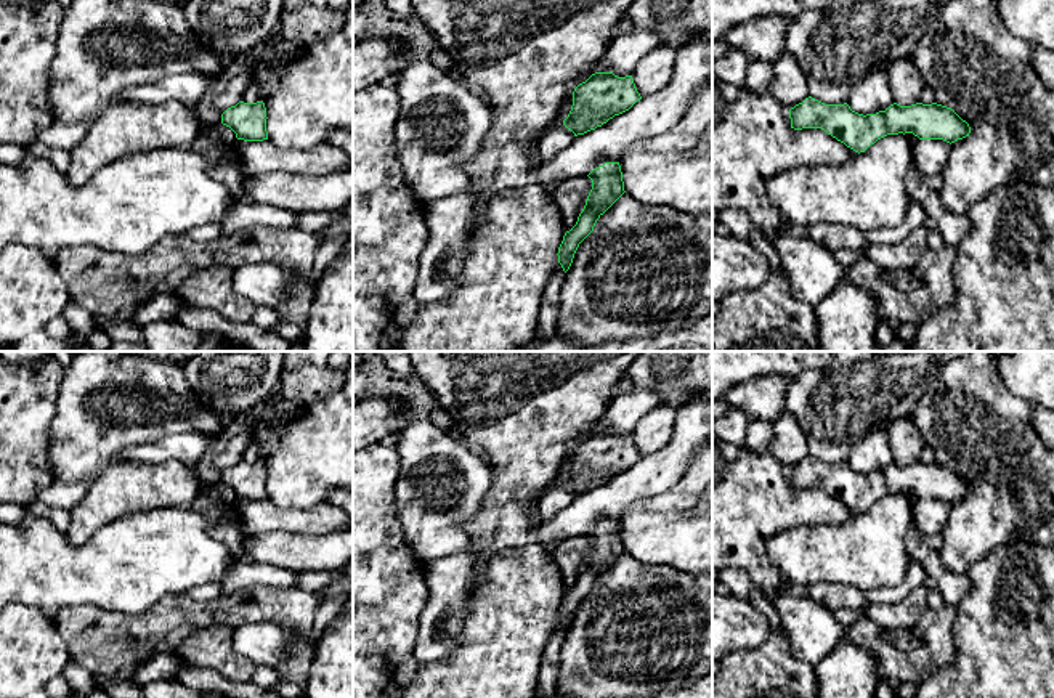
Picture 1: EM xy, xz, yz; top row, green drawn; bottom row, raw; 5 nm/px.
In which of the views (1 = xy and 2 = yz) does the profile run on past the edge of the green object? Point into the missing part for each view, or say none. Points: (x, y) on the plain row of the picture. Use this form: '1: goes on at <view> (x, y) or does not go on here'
1: does not go on here
2: does not go on here

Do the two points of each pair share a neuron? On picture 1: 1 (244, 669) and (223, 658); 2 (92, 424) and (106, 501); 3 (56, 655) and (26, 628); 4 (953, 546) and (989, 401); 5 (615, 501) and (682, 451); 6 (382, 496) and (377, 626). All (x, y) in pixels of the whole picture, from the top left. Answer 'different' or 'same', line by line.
1: same
2: different
3: same
4: same
5: same
6: same

